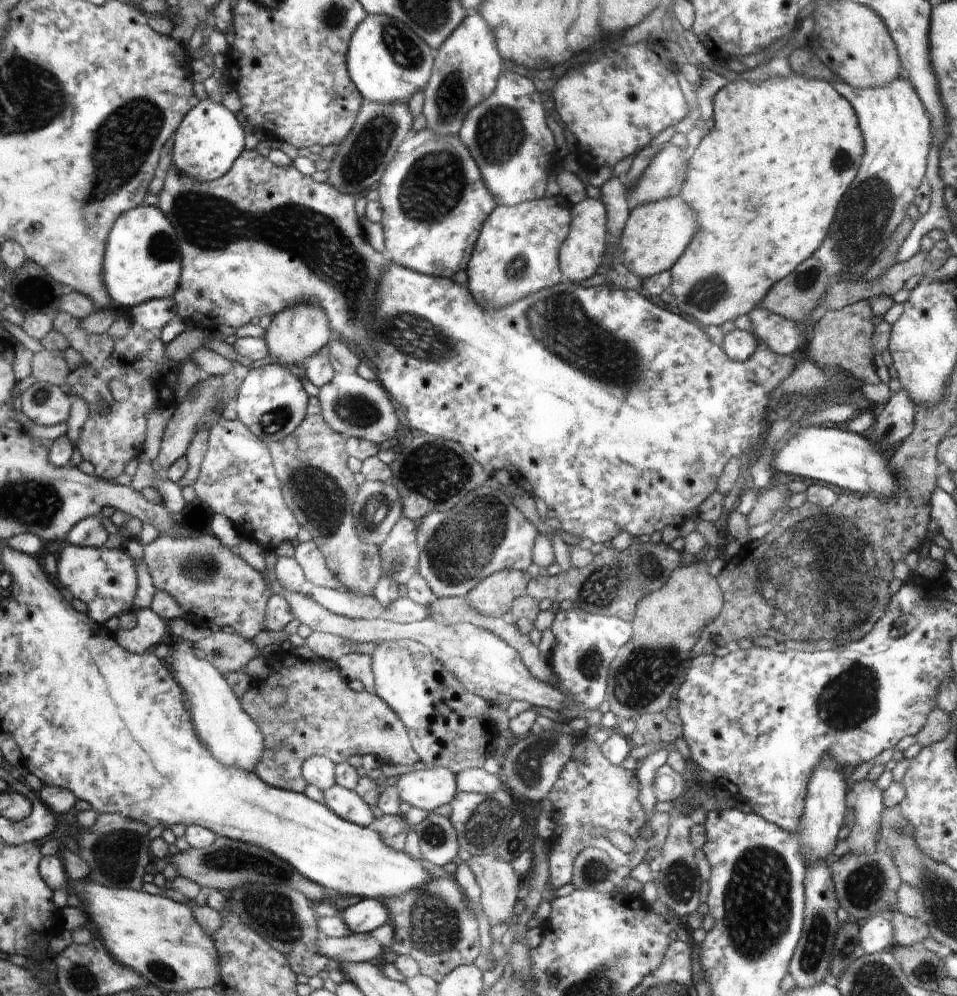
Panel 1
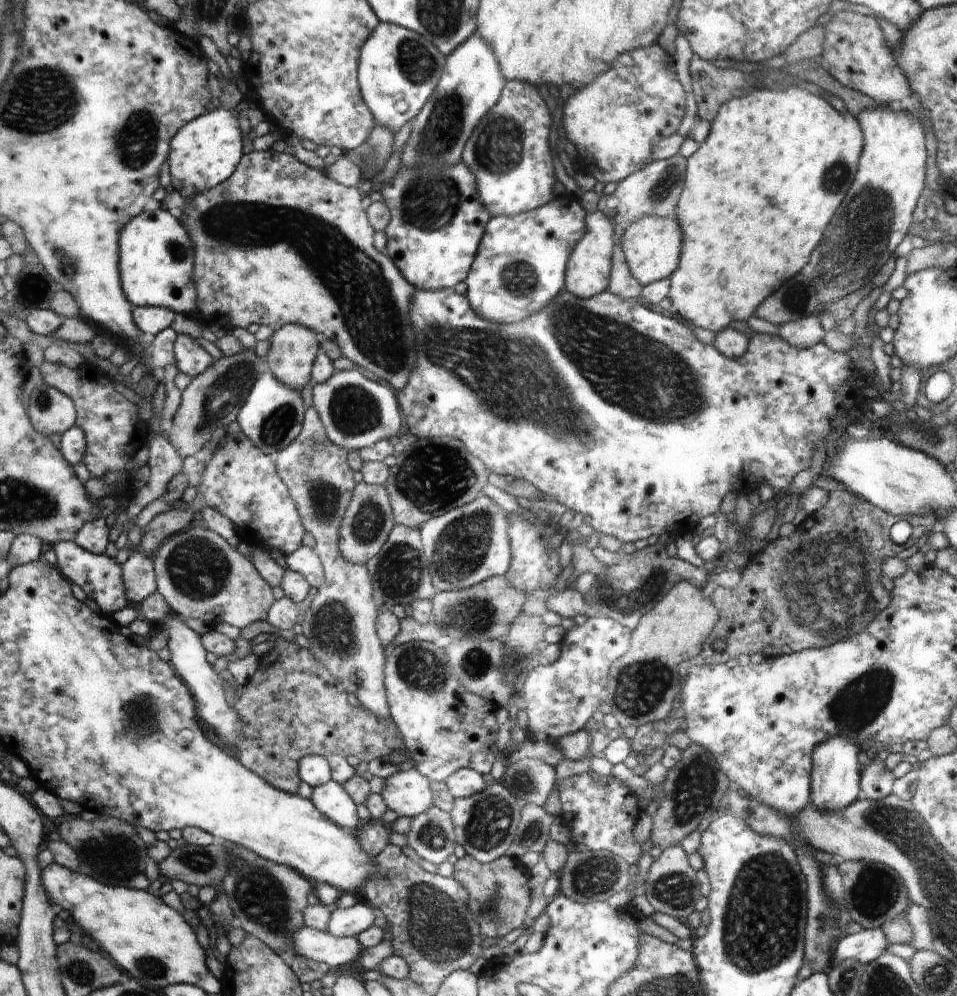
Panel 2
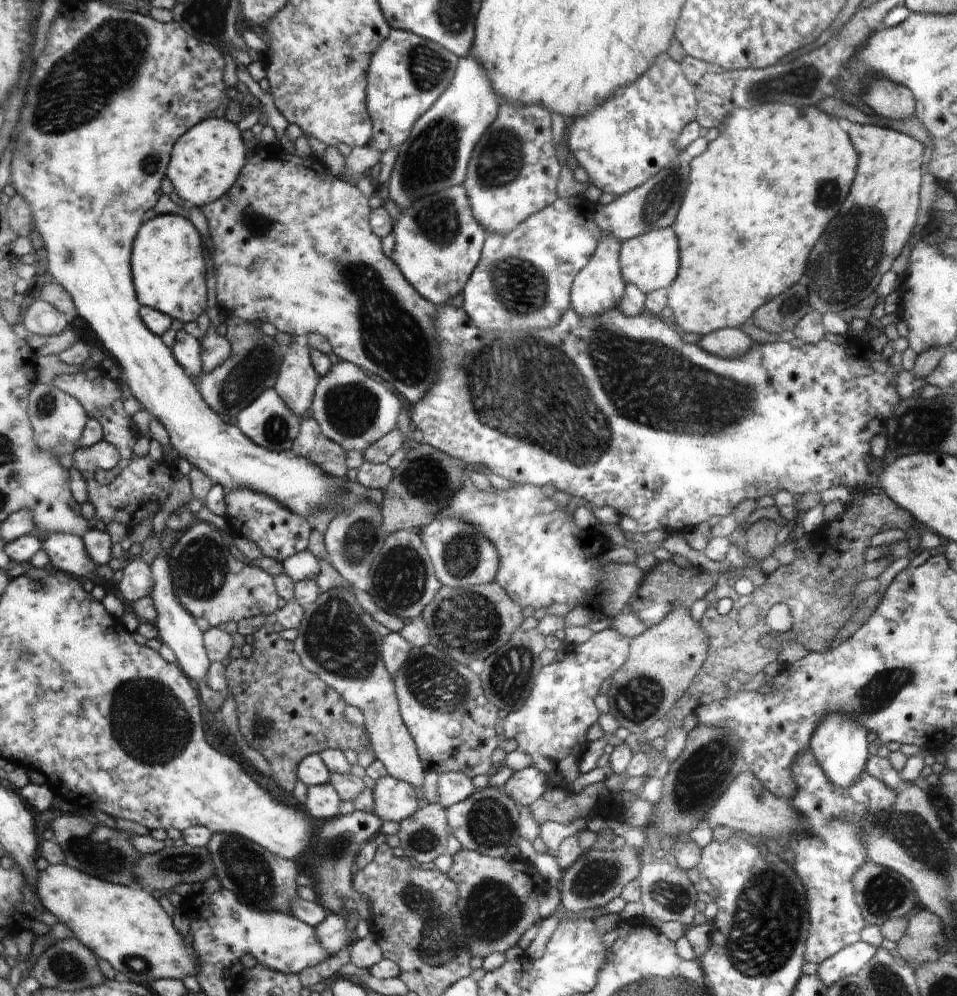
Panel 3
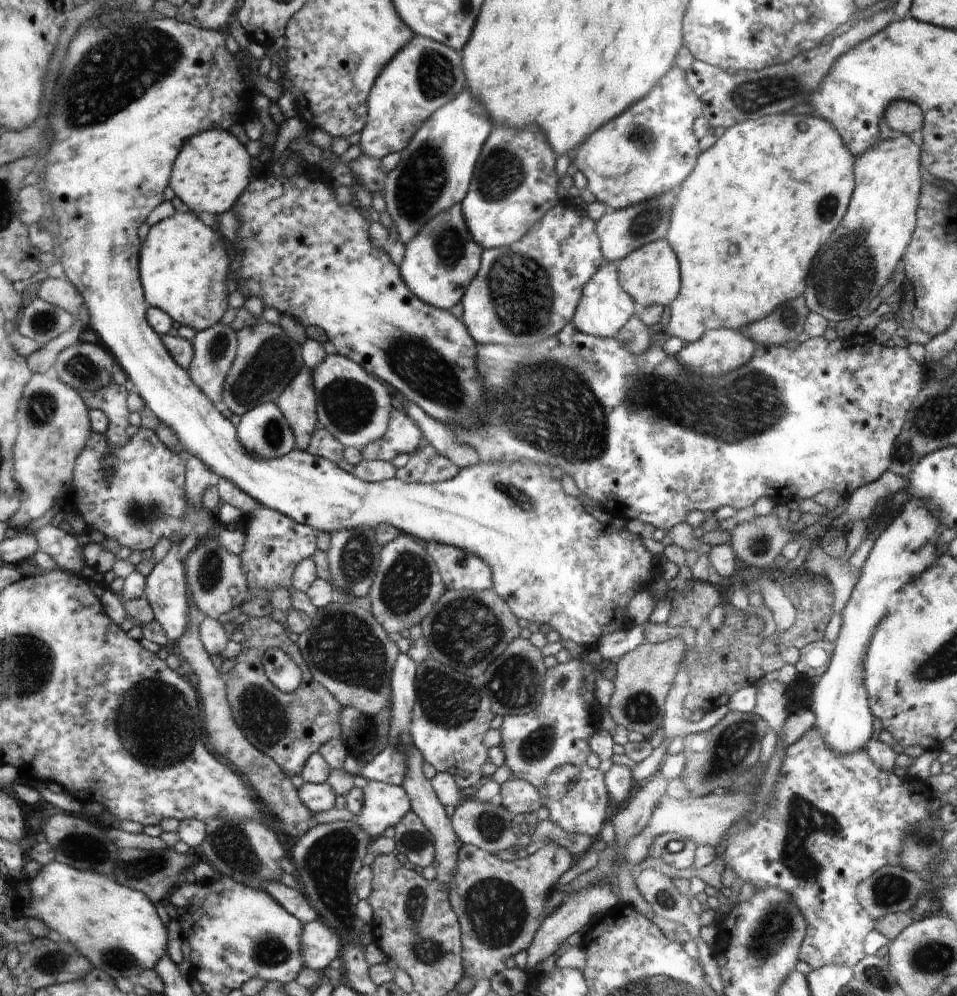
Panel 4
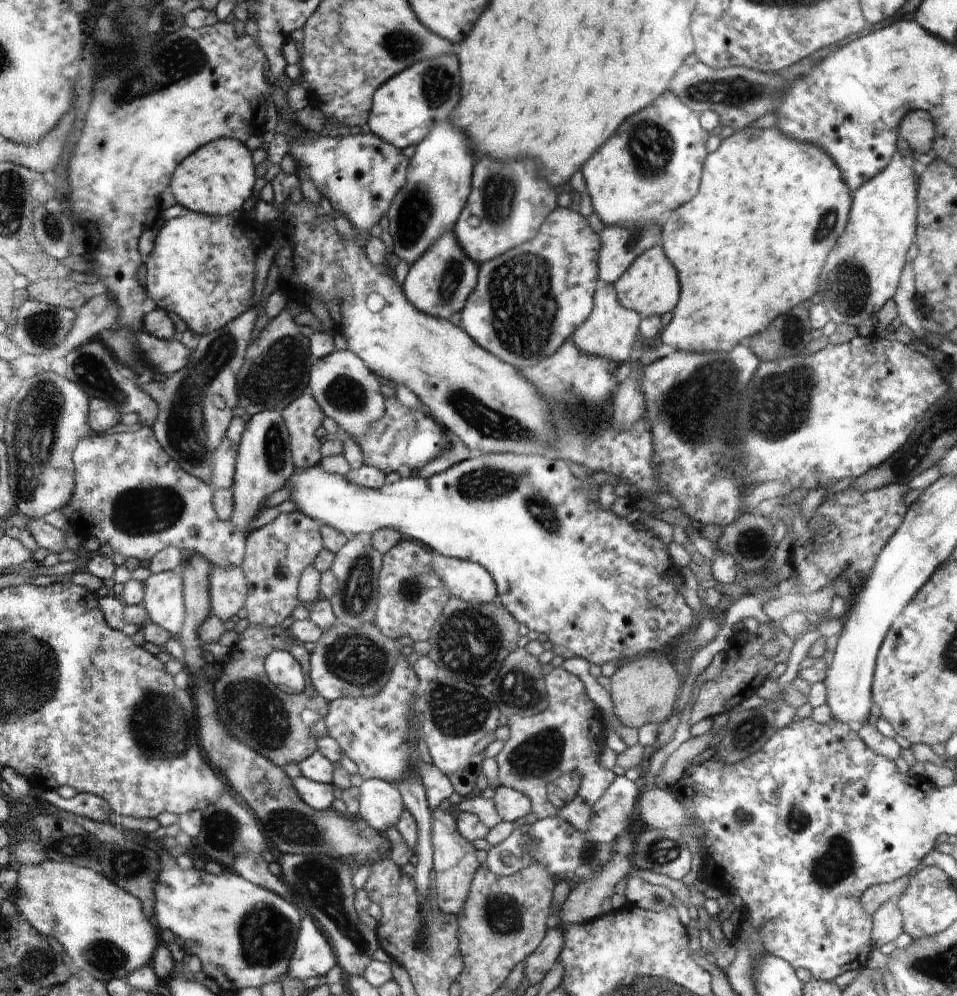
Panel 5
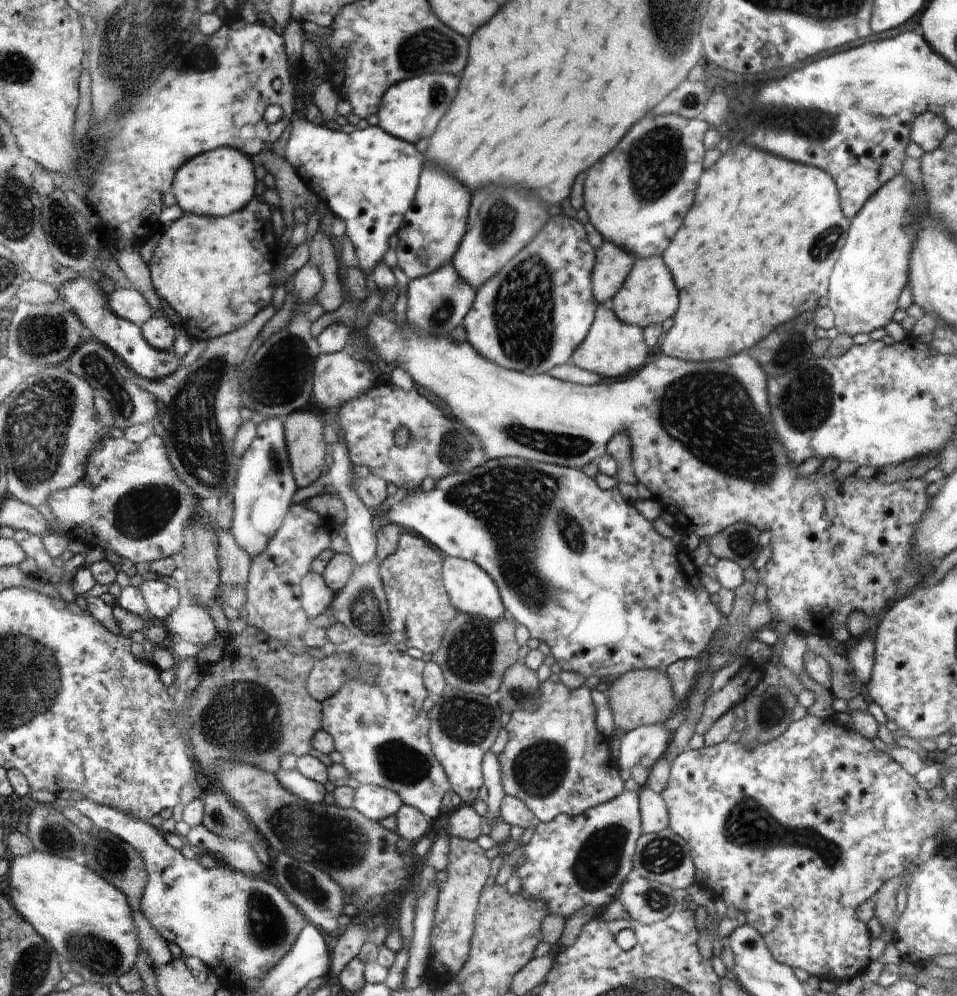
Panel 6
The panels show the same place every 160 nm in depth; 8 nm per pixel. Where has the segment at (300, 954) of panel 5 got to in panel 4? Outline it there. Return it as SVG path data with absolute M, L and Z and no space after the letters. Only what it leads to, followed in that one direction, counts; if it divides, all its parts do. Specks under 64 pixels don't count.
M316 919L304 927L303 953L307 968L324 971L341 952L340 938L333 926Z

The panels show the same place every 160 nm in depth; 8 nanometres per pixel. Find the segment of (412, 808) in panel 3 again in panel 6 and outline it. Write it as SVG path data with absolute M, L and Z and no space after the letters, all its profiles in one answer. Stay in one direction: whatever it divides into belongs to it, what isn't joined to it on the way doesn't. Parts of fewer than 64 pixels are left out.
M360 785L355 790L352 803L352 808L378 822L390 815L396 815L402 806L403 800L397 792L380 785Z

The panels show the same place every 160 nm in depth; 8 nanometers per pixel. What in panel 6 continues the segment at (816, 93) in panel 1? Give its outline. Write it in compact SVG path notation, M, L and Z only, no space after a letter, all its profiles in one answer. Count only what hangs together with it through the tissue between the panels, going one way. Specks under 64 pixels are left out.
M746 144L730 148L712 168L704 170L696 190L696 206L662 256L680 294L674 326L666 332L662 352L683 361L722 360L752 348L792 316L815 310L818 300L826 296L828 276L850 223L842 212L834 179L827 172L776 158Z

